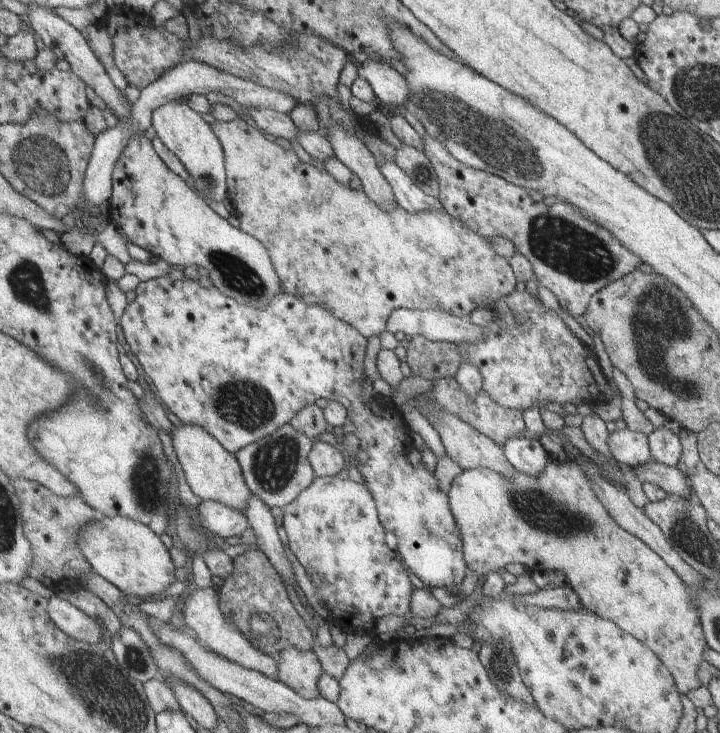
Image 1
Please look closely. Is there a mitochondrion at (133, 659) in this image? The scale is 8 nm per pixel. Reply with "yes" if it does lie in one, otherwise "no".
yes

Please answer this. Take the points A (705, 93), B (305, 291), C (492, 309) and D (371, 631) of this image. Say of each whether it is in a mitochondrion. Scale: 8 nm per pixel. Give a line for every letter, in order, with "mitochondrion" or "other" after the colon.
A: mitochondrion
B: other
C: other
D: other

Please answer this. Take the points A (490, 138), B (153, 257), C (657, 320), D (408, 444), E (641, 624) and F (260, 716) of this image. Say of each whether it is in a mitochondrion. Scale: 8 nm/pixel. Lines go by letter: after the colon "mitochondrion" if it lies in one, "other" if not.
A: mitochondrion
B: other
C: mitochondrion
D: other
E: other
F: other

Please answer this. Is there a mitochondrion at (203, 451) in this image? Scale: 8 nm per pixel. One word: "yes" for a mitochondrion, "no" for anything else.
no

